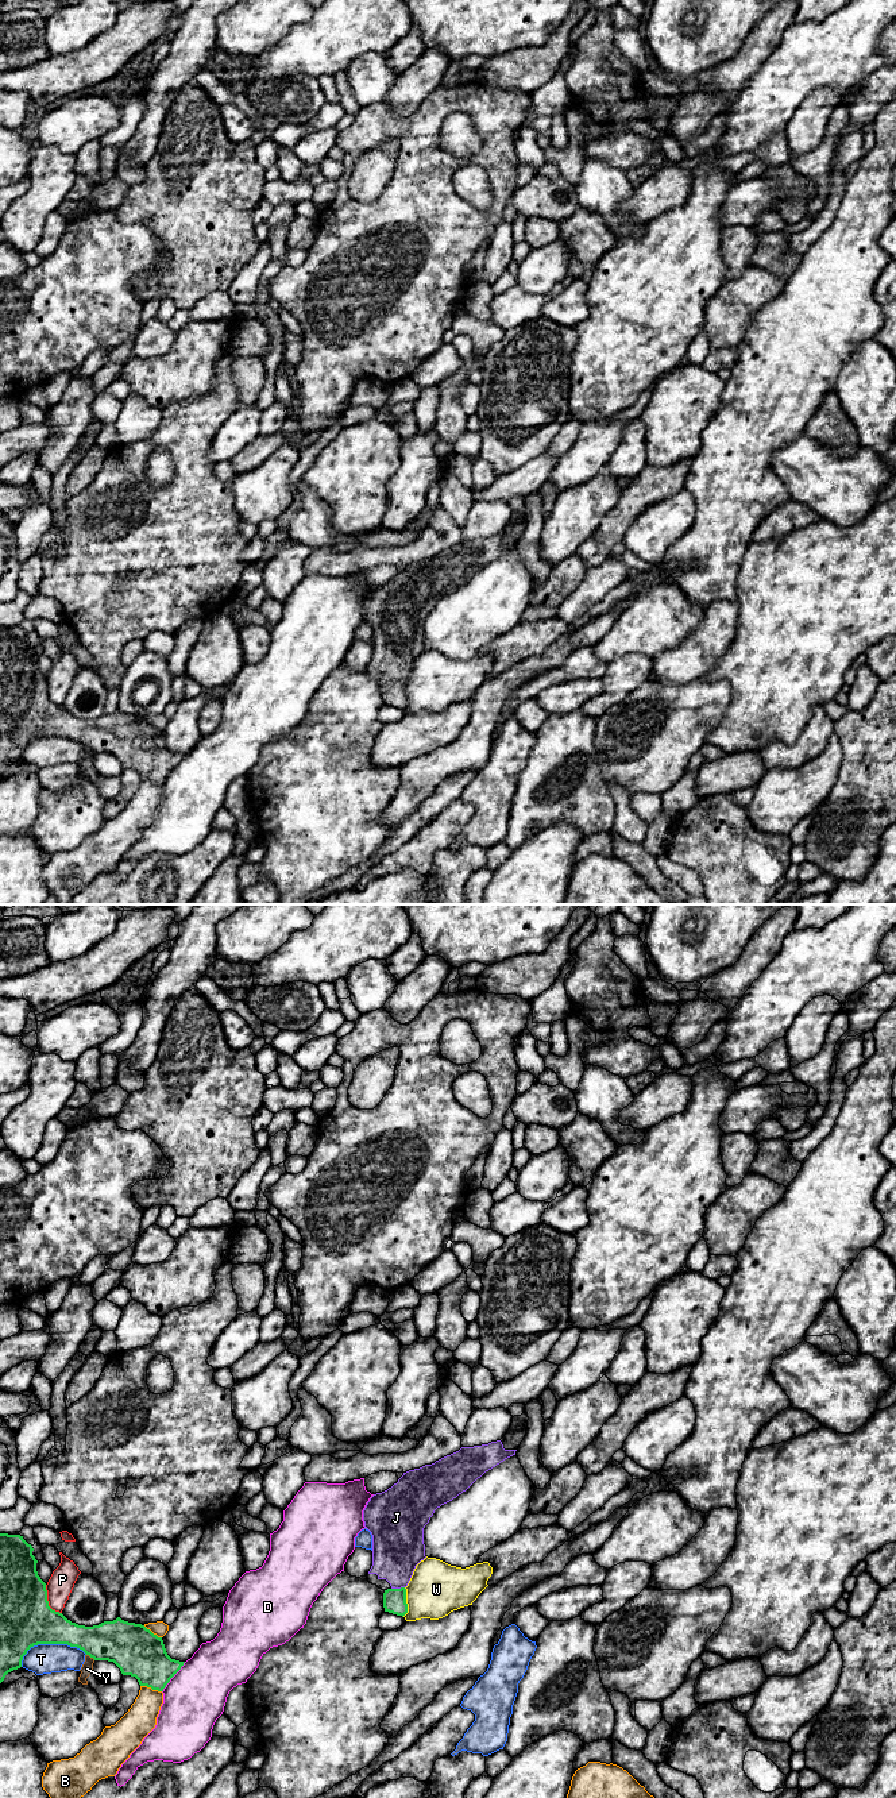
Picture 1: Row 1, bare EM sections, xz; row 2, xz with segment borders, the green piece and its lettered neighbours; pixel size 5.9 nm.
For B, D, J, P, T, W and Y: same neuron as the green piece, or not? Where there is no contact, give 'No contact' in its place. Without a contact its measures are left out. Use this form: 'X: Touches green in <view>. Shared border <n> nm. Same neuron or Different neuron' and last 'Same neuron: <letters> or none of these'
B: Touches green in xz. Shared border 130 nm. Different neuron
D: Touches green in xz. Shared border 240 nm. Different neuron
J: Touches green in xz. Shared border 80 nm. Same neuron
P: Touches green in xz. Shared border 200 nm. Different neuron
T: Touches green in xz. Shared border 400 nm. Different neuron
W: Touches green in xz. Shared border 180 nm. Different neuron
Y: Touches green in xz. Shared border 70 nm. Different neuron
Same neuron: J

